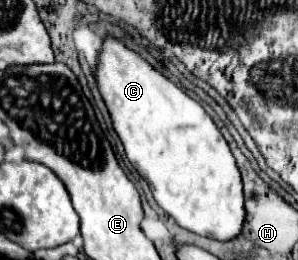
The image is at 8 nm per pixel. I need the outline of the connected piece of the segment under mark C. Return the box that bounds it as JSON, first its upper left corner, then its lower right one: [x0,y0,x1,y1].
[96,38,246,242]

